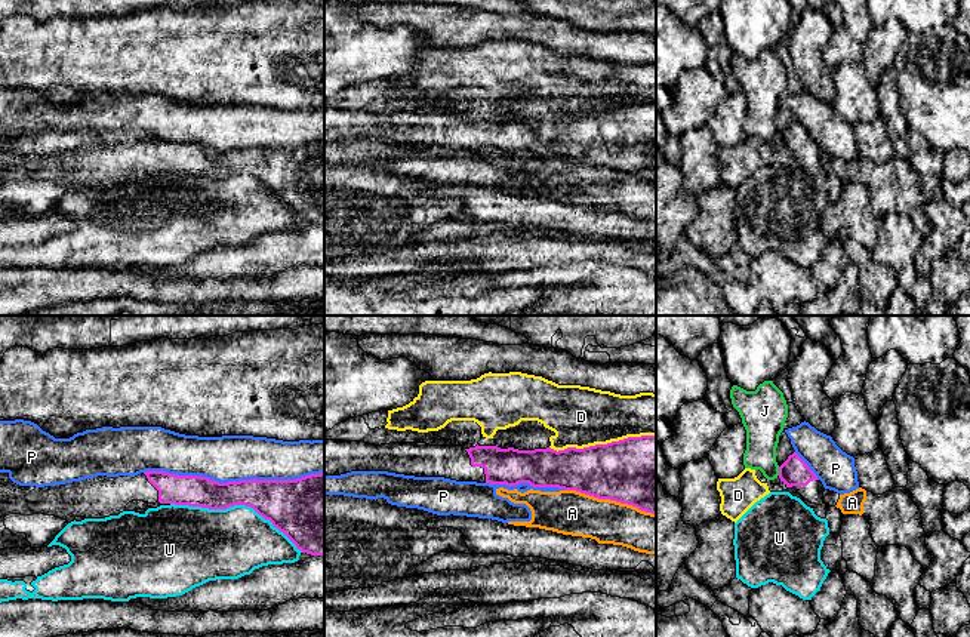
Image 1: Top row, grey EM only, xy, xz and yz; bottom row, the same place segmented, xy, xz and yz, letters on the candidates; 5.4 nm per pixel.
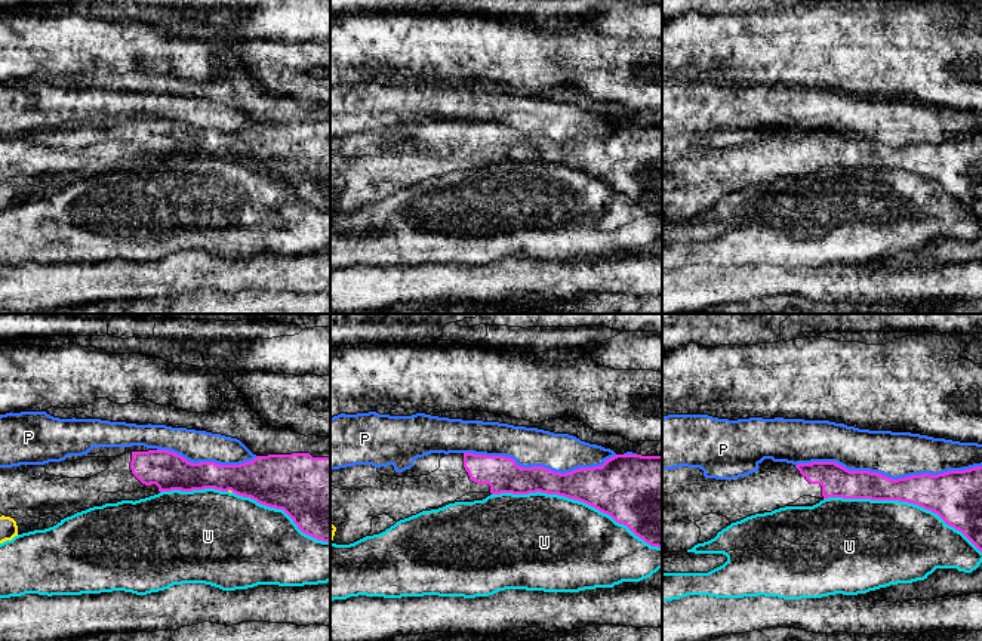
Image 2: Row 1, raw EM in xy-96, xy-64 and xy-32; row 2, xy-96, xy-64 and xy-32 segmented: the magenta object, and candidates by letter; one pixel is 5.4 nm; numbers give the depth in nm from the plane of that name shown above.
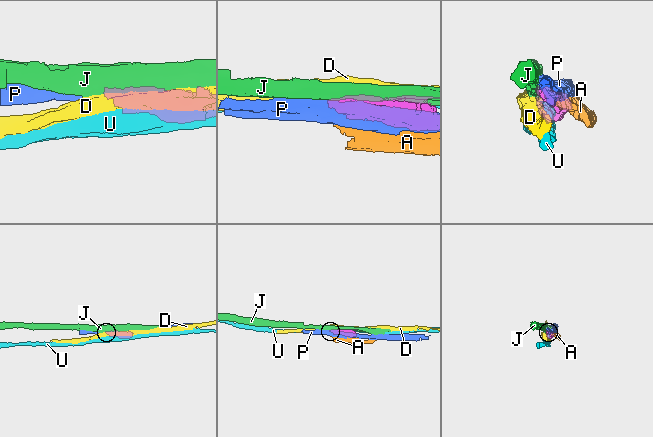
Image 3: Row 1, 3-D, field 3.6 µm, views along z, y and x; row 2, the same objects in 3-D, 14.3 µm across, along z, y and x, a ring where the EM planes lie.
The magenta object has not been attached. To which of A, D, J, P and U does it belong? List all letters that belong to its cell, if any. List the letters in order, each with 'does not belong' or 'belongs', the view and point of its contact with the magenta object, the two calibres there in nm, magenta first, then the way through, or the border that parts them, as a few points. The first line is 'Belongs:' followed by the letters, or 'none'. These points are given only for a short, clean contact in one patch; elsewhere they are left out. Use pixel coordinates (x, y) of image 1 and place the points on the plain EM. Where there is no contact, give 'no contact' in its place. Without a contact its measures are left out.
Belongs: none
A: does not belong; contact xz (610, 168); calibres 380 and 240 nm
D: does not belong; contact xz (601, 113); calibres 380 and 340 nm
J: does not belong; contact yz (779, 139); calibres 160 and 190 nm
P: does not belong; contact xy (234, 150); calibres 220 and 260 nm
U: does not belong; contact xy (237, 172); calibres 240 and 380 nm

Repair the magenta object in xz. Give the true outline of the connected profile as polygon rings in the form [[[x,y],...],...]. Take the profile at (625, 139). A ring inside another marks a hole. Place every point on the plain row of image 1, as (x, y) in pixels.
[[[656,104],[628,105],[607,113],[564,119],[518,119],[496,114],[429,114],[427,111],[392,111],[375,114],[364,110],[324,108],[324,144],[351,139],[388,139],[415,145],[444,145],[477,150],[576,159],[598,167],[610,167],[656,182]]]

